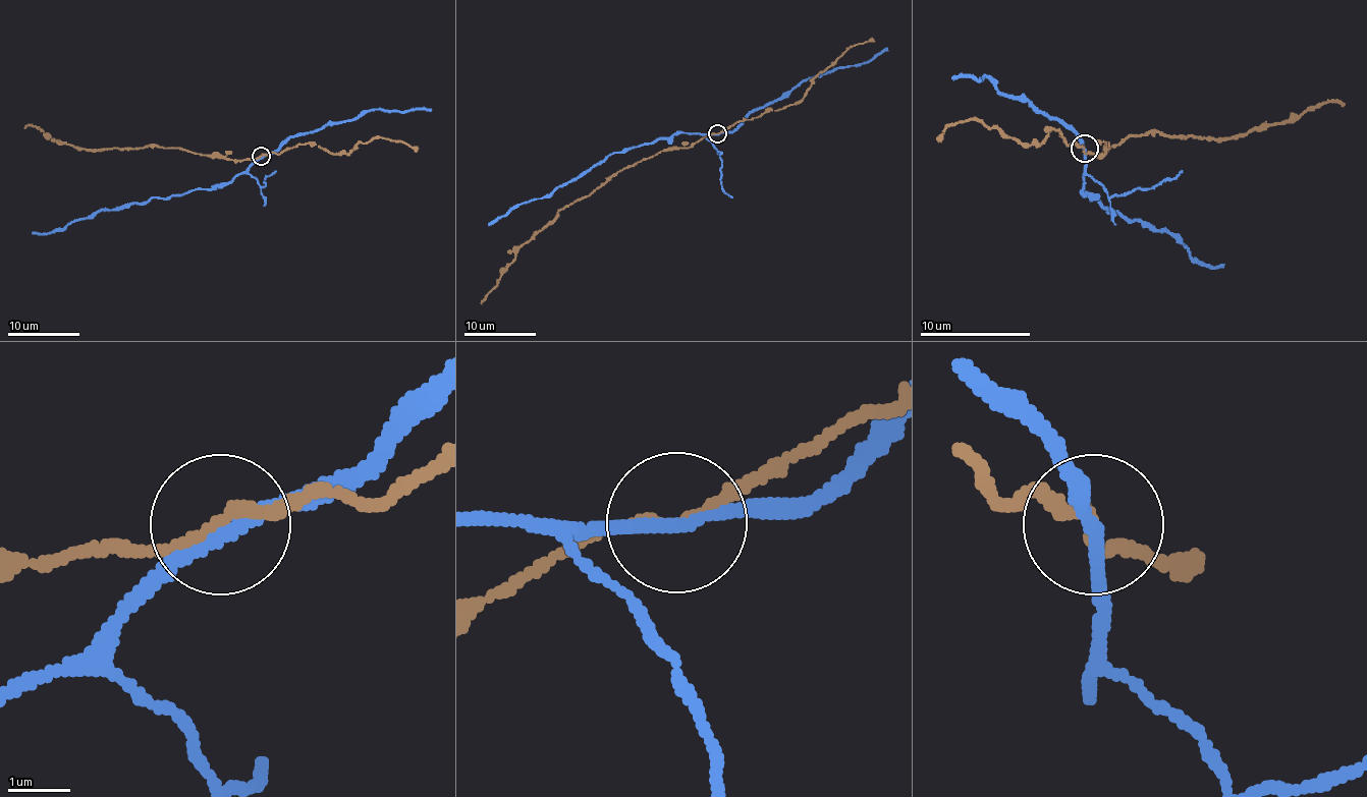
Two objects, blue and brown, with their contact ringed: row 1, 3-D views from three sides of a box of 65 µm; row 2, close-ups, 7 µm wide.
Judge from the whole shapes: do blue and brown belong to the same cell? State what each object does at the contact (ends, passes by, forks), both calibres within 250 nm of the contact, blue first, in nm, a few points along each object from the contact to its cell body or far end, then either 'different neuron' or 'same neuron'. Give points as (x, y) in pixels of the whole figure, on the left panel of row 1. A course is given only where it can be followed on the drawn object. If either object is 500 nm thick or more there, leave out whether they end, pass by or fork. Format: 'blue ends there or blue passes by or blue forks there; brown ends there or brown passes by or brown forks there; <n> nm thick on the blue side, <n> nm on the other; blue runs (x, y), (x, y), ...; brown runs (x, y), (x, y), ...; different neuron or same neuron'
blue passes by; brown passes by; 200 nm thick on the blue side, 160 nm on the other; blue runs (260, 157), (229, 182), (125, 204), (118, 209), (100, 209), (90, 218), (46, 234), (32, 232); brown runs (260, 157), (233, 160), (170, 148), (78, 150), (50, 138), (34, 126), (24, 128); different neuron

